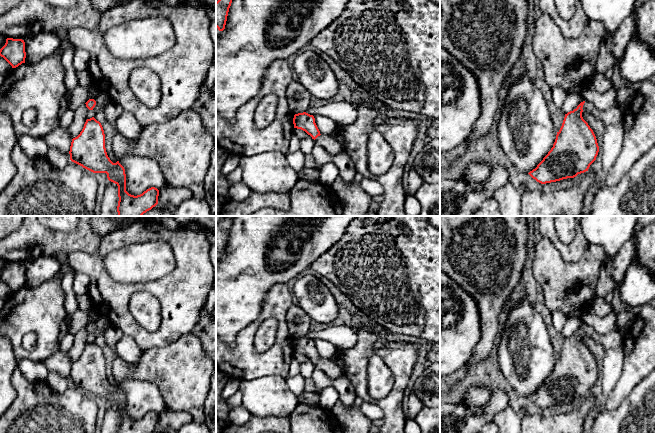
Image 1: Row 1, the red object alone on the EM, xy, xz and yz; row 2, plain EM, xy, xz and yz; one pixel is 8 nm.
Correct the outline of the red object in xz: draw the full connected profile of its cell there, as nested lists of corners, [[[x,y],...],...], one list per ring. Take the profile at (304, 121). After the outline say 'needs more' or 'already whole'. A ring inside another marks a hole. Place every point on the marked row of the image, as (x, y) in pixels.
[[[306,112],[295,114],[293,124],[294,128],[301,129],[310,135],[329,155],[336,156],[343,151],[343,145],[339,141],[329,135],[320,134],[313,115]]]; needs more

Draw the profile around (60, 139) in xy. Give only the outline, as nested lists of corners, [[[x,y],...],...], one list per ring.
[[[60,126],[52,130],[42,138],[49,148],[56,149],[64,154],[68,154],[72,142],[72,137],[67,129]]]

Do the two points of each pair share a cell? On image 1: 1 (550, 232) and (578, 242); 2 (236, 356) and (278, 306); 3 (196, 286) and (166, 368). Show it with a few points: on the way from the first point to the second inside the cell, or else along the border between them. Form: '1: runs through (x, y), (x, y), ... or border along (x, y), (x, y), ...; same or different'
1: runs through (555, 240), (562, 247), (570, 247); same
2: runs through (244, 342), (248, 332), (264, 315); same
3: border along (191, 331), (163, 346), (154, 348); different

